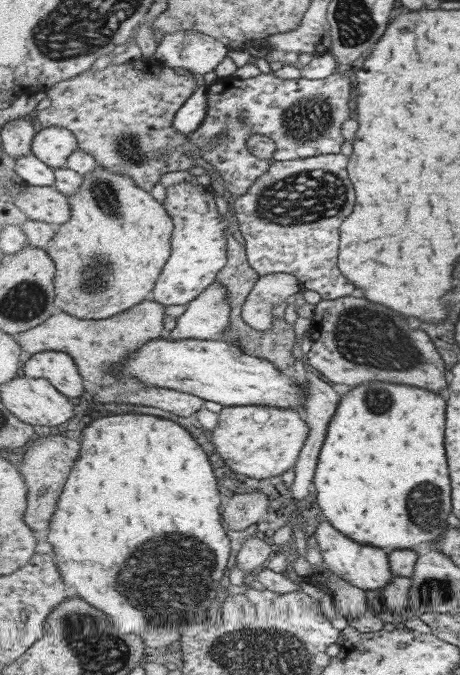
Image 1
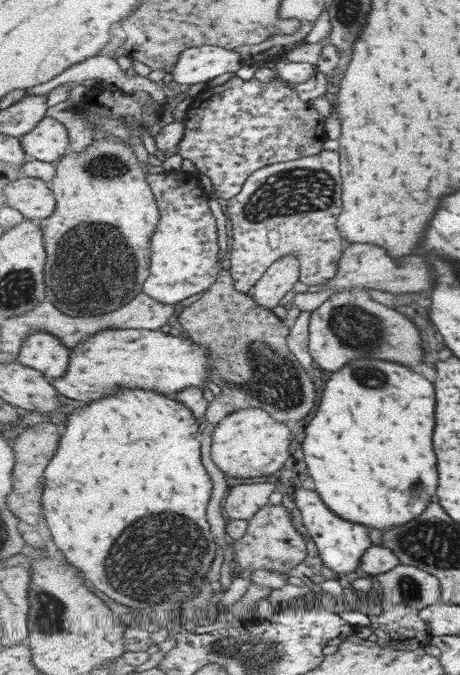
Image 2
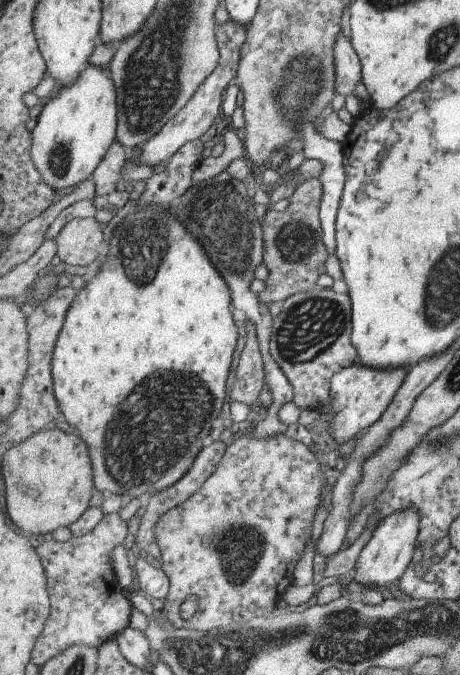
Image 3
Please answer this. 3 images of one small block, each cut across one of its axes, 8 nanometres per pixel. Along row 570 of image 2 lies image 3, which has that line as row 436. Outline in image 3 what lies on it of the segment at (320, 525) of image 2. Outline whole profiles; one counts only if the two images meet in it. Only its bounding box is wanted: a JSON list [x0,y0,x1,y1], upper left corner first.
[329,361,411,442]

